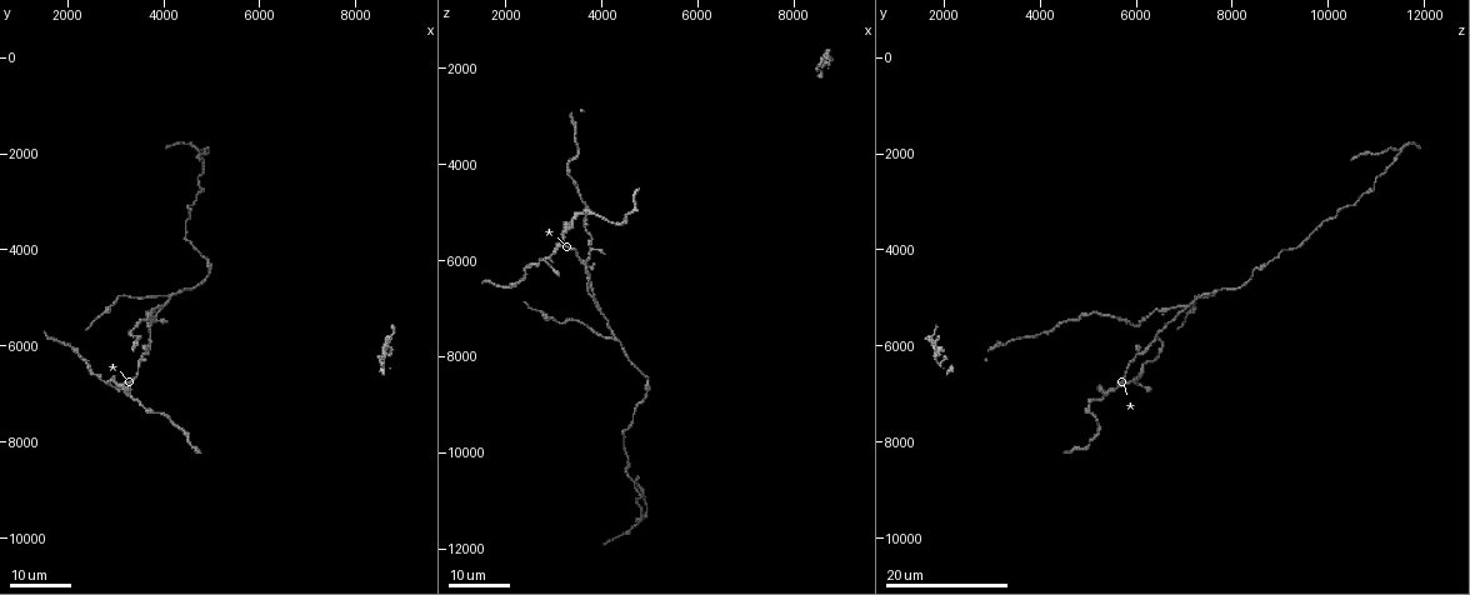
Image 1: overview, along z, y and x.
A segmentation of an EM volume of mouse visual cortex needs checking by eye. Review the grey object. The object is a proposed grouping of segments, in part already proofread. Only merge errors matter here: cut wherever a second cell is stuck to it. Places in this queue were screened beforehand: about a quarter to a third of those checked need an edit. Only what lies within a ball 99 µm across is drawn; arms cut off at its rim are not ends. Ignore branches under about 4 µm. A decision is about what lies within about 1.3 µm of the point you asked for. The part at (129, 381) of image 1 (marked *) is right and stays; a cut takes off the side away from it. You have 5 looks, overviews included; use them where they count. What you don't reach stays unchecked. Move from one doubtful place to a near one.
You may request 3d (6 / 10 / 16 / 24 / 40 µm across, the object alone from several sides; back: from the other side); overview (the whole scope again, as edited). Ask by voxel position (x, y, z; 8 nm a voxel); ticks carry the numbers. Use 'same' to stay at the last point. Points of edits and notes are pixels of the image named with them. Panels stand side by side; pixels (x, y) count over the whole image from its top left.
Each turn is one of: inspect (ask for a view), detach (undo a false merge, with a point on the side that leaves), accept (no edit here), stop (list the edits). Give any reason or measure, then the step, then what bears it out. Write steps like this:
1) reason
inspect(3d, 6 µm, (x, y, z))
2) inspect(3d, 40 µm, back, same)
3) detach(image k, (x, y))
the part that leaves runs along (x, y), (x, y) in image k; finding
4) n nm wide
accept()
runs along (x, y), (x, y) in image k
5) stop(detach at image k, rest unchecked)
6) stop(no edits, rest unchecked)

two arms in line, one across
inspect(3d, 16 µm, (3900, 5150, 7050))

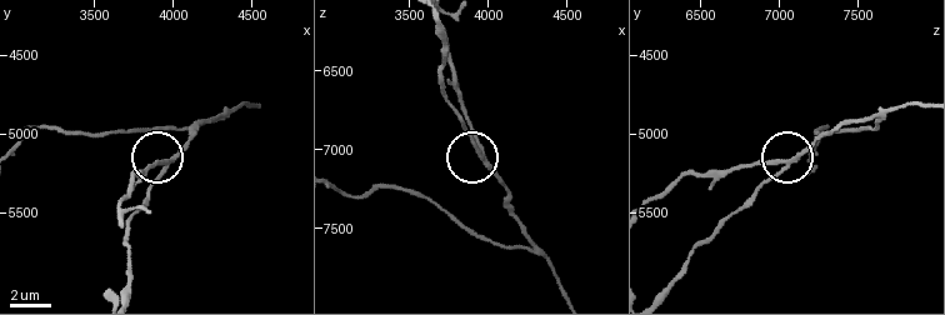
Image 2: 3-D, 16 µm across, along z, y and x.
closer look
inspect(3d, 6 µm, (3960, 5180, 7000))

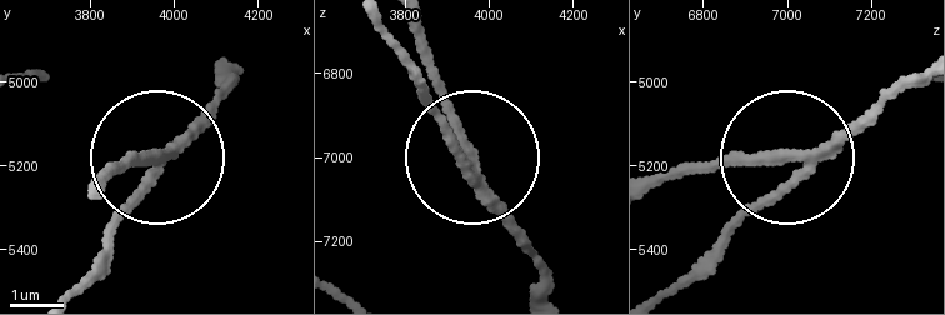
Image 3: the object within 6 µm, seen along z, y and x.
inspect(3d, 6 µm, back, (3960, 5180, 7020))

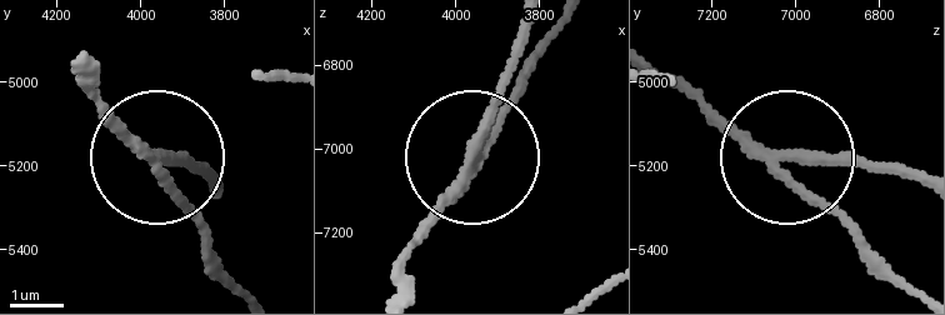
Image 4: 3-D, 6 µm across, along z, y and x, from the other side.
190 nm wide
detach(image 4, (480, 135))
two cells meet here

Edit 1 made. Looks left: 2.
three arms meet
inspect(3d, 24 µm, (4800, 1950, 11500))

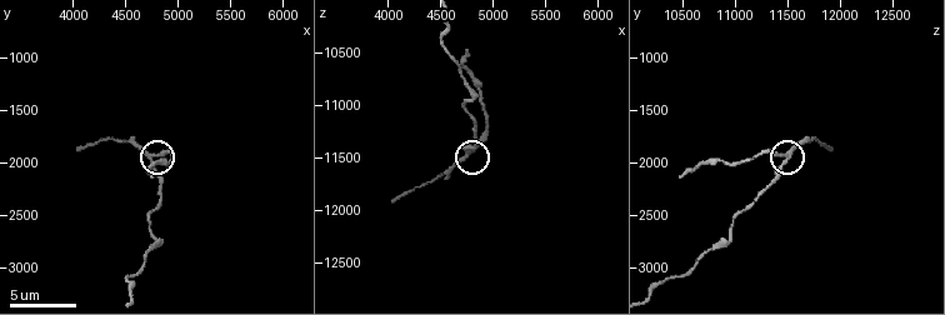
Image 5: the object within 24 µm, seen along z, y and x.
closer look
inspect(3d, 6 µm, (4760, 1920, 11480))

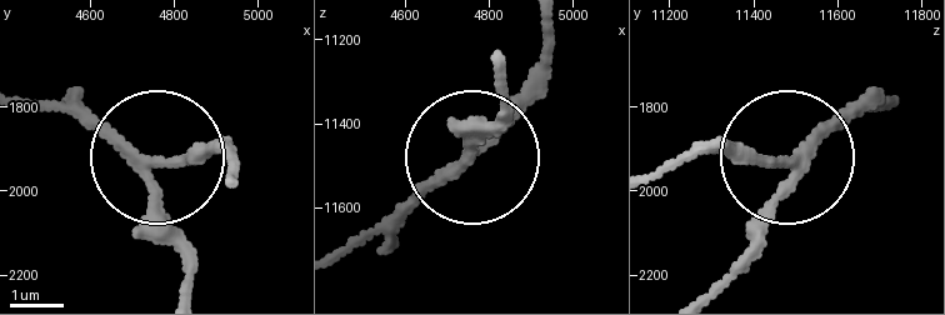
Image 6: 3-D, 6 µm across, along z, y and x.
180 nm wide
detach(image 6, (81, 109))
the part that leaves runs along (130, 146), (179, 160), (215, 146), (233, 169) in image 6; a second cell is stuck on

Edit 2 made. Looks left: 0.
stop(detach at image 4, detach at image 6, rest unchecked)

